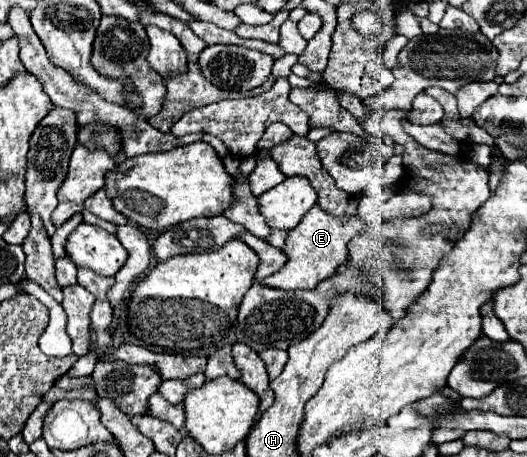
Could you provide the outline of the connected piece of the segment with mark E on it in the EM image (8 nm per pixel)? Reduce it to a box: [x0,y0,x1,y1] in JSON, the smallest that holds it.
[259,205,367,291]

